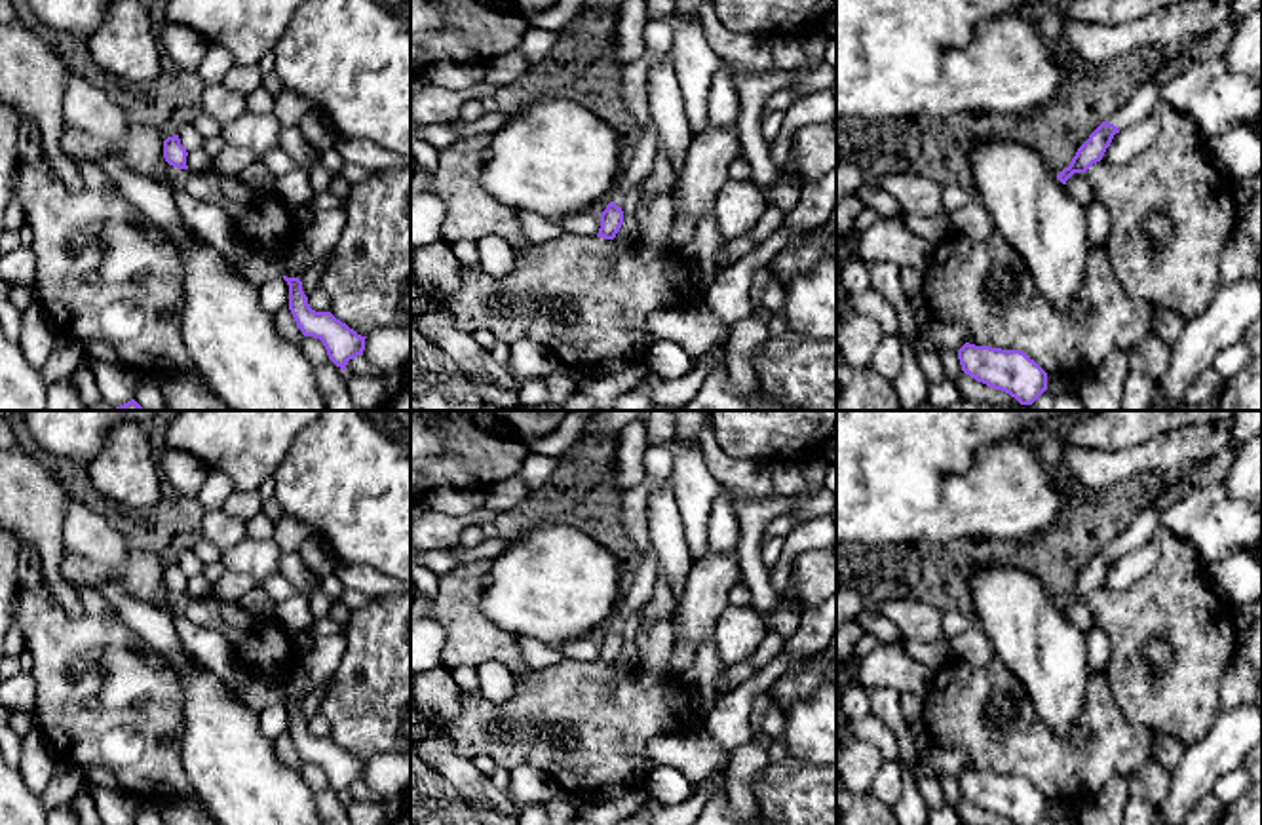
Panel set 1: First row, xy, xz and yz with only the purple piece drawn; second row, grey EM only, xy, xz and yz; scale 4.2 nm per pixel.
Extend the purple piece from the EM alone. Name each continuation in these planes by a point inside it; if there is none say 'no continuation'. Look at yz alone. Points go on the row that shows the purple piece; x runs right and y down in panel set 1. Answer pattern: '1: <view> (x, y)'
1: yz (1145, 99)

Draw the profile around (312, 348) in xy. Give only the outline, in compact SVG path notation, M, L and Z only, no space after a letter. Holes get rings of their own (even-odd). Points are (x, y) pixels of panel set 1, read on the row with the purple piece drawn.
M304 336L298 348L312 367L321 367L329 359L327 350L319 338Z

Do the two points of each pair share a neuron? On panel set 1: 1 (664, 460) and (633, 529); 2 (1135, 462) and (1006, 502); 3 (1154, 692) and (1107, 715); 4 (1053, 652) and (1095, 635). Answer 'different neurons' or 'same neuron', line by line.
1: same neuron
2: different neurons
3: different neurons
4: different neurons

